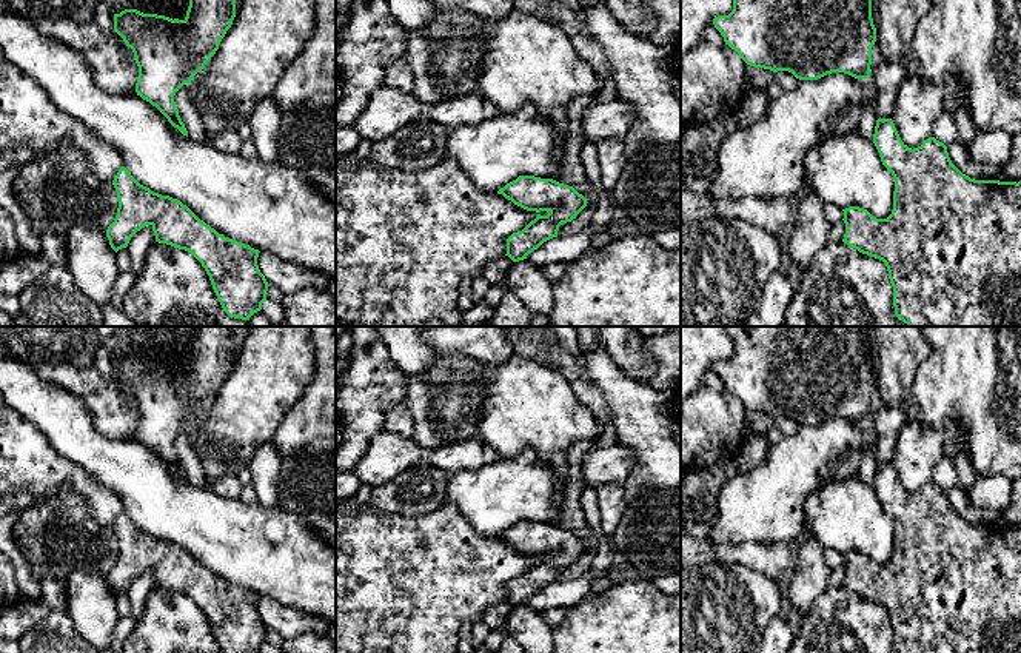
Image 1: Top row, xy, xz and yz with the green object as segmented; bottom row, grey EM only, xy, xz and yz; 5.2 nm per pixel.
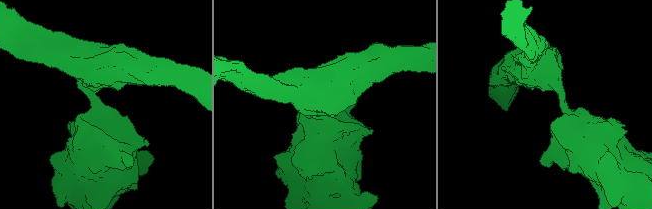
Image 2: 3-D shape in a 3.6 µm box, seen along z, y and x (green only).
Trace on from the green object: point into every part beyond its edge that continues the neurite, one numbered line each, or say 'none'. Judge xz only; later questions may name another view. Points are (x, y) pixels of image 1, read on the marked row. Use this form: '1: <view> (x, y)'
none

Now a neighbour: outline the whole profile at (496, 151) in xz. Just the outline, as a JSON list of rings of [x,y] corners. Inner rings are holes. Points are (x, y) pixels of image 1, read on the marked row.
[[[525,105],[516,114],[499,114],[494,119],[484,119],[477,125],[453,129],[445,146],[445,159],[453,159],[479,191],[497,193],[519,176],[541,179],[557,176],[564,156],[556,162],[553,152],[557,146],[564,149],[565,142],[565,129],[544,120],[534,106]]]

